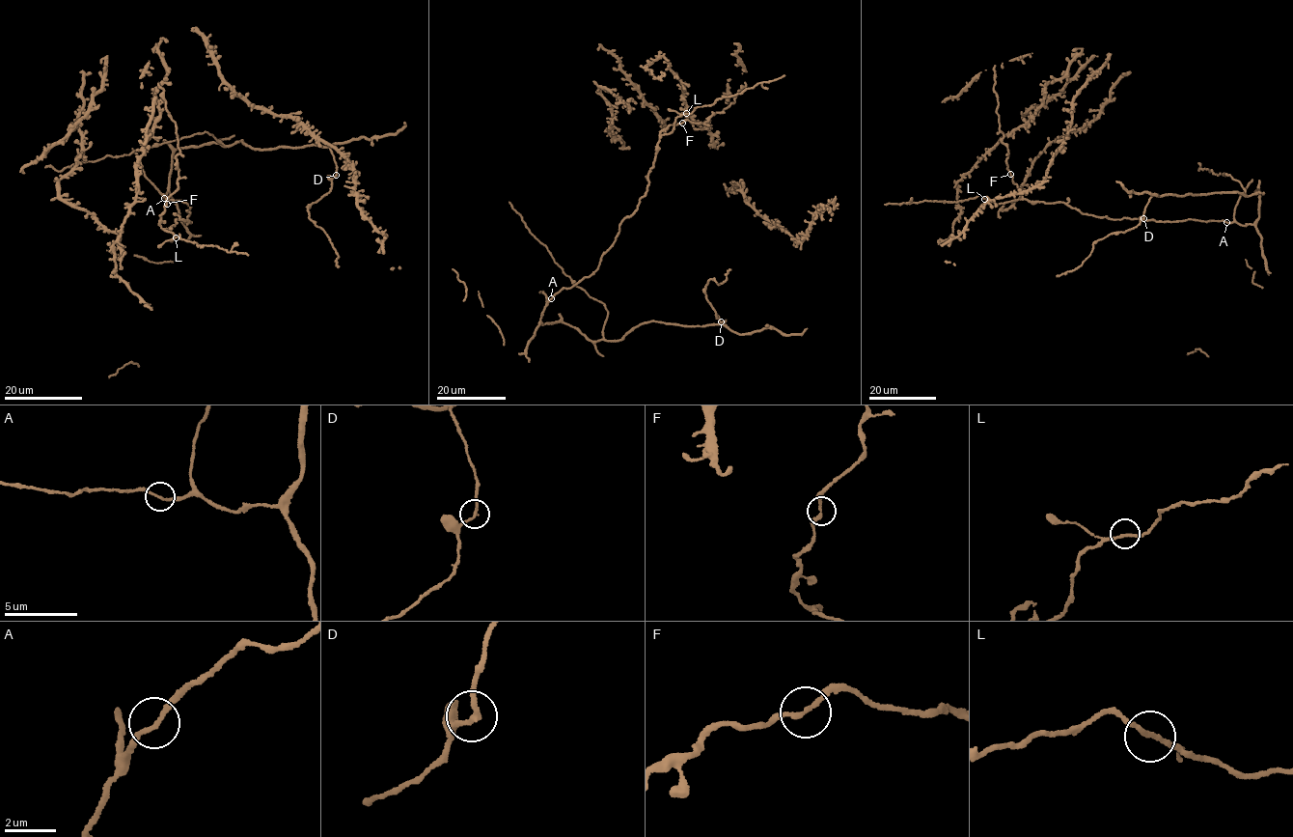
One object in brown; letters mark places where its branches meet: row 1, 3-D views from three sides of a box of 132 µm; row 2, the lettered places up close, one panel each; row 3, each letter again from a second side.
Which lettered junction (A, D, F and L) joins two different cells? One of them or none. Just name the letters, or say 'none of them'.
none of them

